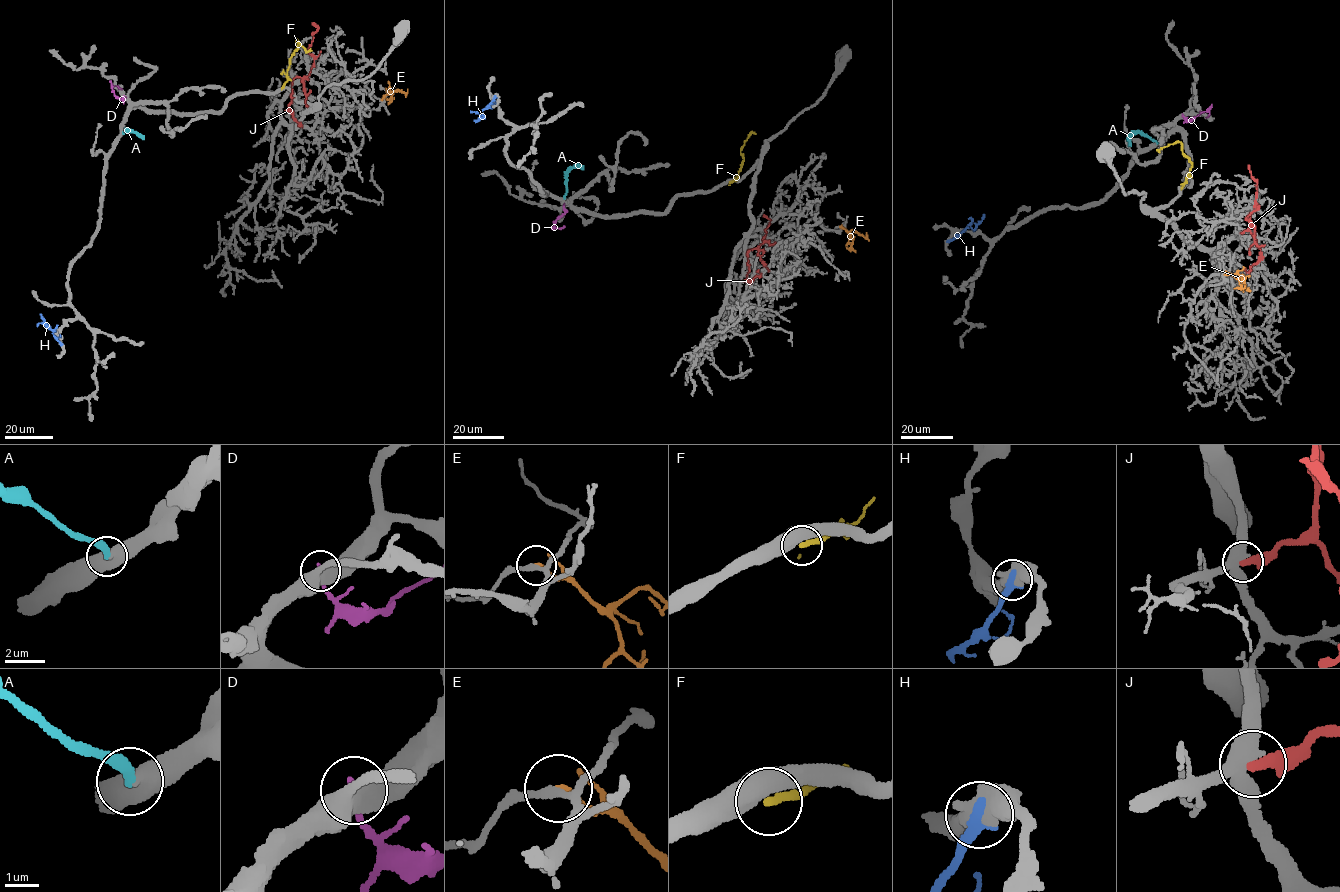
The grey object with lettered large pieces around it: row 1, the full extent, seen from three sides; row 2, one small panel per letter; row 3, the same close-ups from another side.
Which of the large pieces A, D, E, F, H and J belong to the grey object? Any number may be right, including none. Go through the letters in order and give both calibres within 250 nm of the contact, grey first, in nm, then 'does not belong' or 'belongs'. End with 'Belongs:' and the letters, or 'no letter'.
A: 480/320 nm | belongs
D: 550/190 nm | does not belong
E: 240/200 nm | does not belong
F: 550/200 nm | does not belong
H: 600/360 nm | does not belong
J: 440/320 nm | does not belong
Belongs: A

